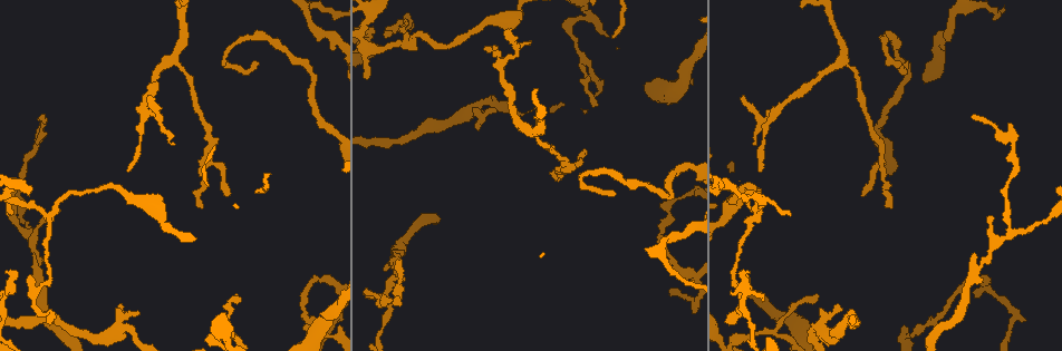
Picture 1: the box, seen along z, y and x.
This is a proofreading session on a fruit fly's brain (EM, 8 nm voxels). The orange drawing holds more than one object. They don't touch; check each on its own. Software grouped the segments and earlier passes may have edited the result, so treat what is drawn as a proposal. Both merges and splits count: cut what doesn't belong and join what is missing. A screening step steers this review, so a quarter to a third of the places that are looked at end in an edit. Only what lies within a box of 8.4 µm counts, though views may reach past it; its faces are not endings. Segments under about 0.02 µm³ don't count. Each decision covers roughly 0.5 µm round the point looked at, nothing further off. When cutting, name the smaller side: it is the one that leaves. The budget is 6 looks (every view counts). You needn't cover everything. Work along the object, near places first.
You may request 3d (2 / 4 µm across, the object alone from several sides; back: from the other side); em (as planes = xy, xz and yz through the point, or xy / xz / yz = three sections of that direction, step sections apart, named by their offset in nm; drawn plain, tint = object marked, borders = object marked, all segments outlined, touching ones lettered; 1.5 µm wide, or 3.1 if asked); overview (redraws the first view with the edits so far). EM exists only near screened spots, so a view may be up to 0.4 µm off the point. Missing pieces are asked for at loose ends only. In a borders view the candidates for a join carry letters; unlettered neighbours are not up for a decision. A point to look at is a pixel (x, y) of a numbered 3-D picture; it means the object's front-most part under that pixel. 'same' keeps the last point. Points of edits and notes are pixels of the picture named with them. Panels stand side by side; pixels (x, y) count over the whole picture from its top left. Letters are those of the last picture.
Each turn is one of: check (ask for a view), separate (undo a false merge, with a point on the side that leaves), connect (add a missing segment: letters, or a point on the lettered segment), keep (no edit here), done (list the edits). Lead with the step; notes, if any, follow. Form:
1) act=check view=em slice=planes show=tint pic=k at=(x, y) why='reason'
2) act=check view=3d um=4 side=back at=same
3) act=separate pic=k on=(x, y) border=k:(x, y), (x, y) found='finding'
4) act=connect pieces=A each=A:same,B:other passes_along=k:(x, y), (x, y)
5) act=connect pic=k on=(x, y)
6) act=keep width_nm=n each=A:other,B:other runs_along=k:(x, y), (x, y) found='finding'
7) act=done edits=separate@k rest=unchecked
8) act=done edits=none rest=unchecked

act=check view=3d um=2 pic=1 at=(51, 215) why='three arms meet'

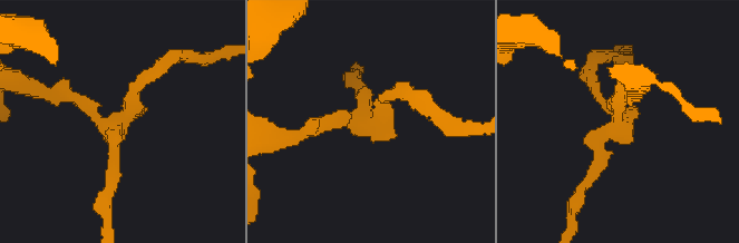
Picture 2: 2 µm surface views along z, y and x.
act=check view=em slice=yz step=8 show=plain pic=2 at=(619, 124) arms=3

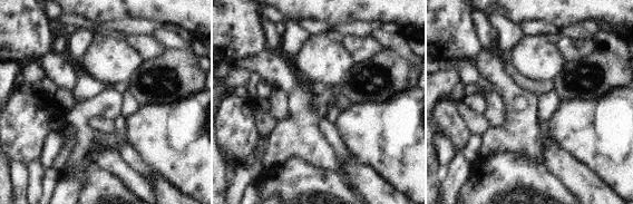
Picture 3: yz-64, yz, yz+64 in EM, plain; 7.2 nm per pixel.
act=check view=em slice=yz step=8 show=borders at=same

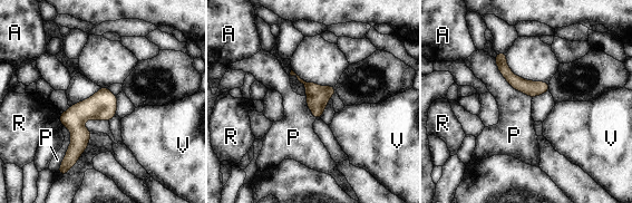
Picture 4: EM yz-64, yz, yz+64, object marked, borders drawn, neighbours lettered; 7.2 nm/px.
act=separate pic=4 on=(312, 88) longest_contact=P:400nm each=A:other,P:other,R:other,V:other found='a second cell is stuck on'

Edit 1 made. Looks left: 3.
act=check view=em slice=yz step=8 show=borders pic=1 at=(41, 117) why='long arm stops here'

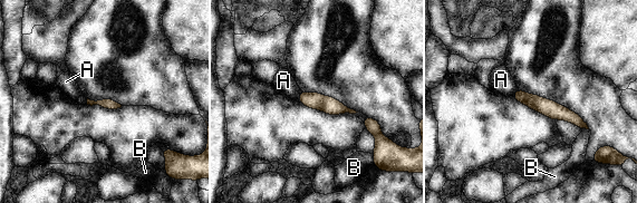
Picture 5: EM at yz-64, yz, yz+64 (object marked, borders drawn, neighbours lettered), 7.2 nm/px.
act=check view=em slice=xz step=4 show=borders at=same

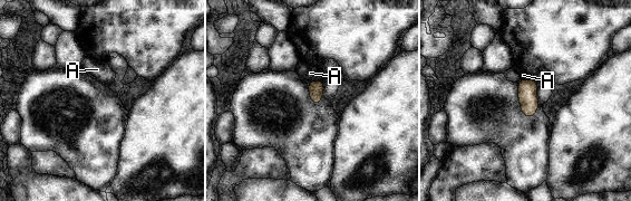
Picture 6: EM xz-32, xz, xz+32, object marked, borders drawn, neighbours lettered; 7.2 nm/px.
act=keep longest_contact=A:110nm each=A:other border=6:(309, 79), (322, 82) found='none of them fits'

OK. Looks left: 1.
act=check view=em slice=planes show=borders pic=1 at=(148, 95) why='branch stops here'

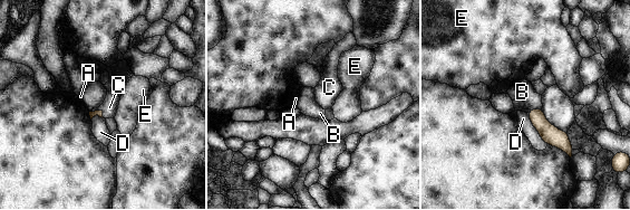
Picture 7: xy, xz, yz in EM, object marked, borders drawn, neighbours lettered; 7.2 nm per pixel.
act=connect pic=7 on=(109, 107) each=A:other,B:other,C:same,D:other,E:other found='it goes on there'

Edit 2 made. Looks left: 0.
act=done edits=separate@4,connect@7 rest=unchecked

